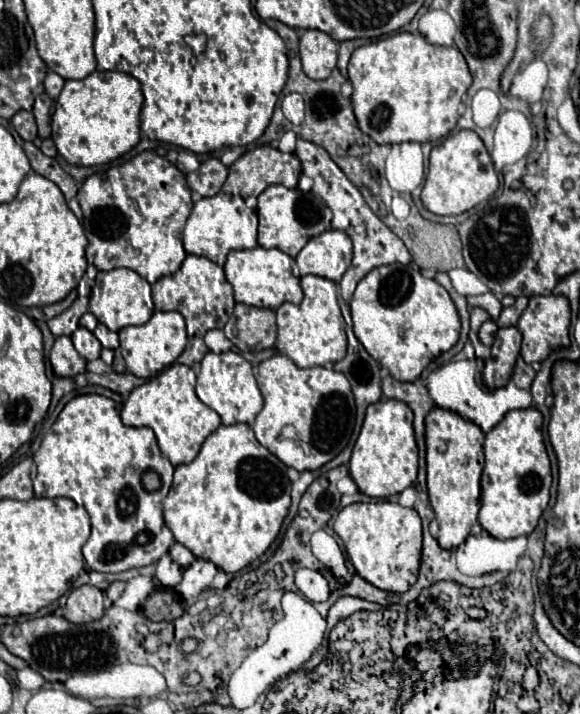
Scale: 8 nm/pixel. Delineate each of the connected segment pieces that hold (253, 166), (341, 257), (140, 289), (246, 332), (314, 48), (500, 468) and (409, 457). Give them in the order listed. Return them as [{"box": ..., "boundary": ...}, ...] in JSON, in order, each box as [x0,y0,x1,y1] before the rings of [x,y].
[{"box":[222,144,300,197],"boundary":[[[270,144],[260,145],[245,152],[236,163],[230,165],[230,175],[222,187],[224,193],[240,195],[240,197],[258,197],[268,185],[282,183],[289,189],[297,187],[300,177],[300,161],[296,155],[284,155],[278,149],[272,149]]]},{"box":[294,231,352,283],"boundary":[[[324,231],[312,237],[294,261],[296,277],[312,273],[338,283],[352,263],[352,241],[344,231]]]},{"box":[90,269,154,331],"boundary":[[[132,269],[98,271],[96,285],[90,295],[90,313],[94,313],[94,317],[112,331],[120,331],[122,327],[130,325],[144,325],[154,313],[150,283]]]},{"box":[224,303,276,351],"boundary":[[[238,303],[224,333],[240,351],[270,349],[276,343],[276,313]]]},{"box":[300,31,338,79],"boundary":[[[304,31],[300,37],[300,60],[304,73],[310,79],[324,79],[330,77],[332,69],[336,67],[338,59],[338,45],[336,41],[322,33],[322,31]]]},{"box":[478,407,552,539],"boundary":[[[534,407],[508,411],[486,435],[486,465],[482,471],[482,497],[478,523],[496,539],[530,535],[550,501],[552,471],[542,437],[542,413]]]},{"box":[350,399,418,497],"boundary":[[[388,399],[372,403],[350,459],[350,477],[360,493],[368,497],[390,497],[410,487],[418,473],[418,447],[412,429],[412,409],[402,401]]]}]

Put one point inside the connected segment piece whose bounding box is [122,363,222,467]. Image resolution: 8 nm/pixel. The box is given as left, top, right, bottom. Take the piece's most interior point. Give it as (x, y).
(167, 404)

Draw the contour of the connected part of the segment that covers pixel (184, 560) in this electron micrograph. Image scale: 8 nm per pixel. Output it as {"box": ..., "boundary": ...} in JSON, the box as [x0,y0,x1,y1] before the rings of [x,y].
{"box":[170,543,196,567],"boundary":[[[174,543],[172,547],[170,547],[170,557],[180,565],[180,567],[188,567],[196,557],[192,555],[192,551],[190,549],[186,549],[184,545],[180,545],[180,543]]]}

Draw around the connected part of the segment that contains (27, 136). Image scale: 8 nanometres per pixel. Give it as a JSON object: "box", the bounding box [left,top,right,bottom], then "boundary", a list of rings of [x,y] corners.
{"box":[12,111,36,141],"boundary":[[[18,111],[12,117],[12,125],[24,141],[34,141],[36,139],[36,121],[34,121],[34,115],[30,111]]]}

